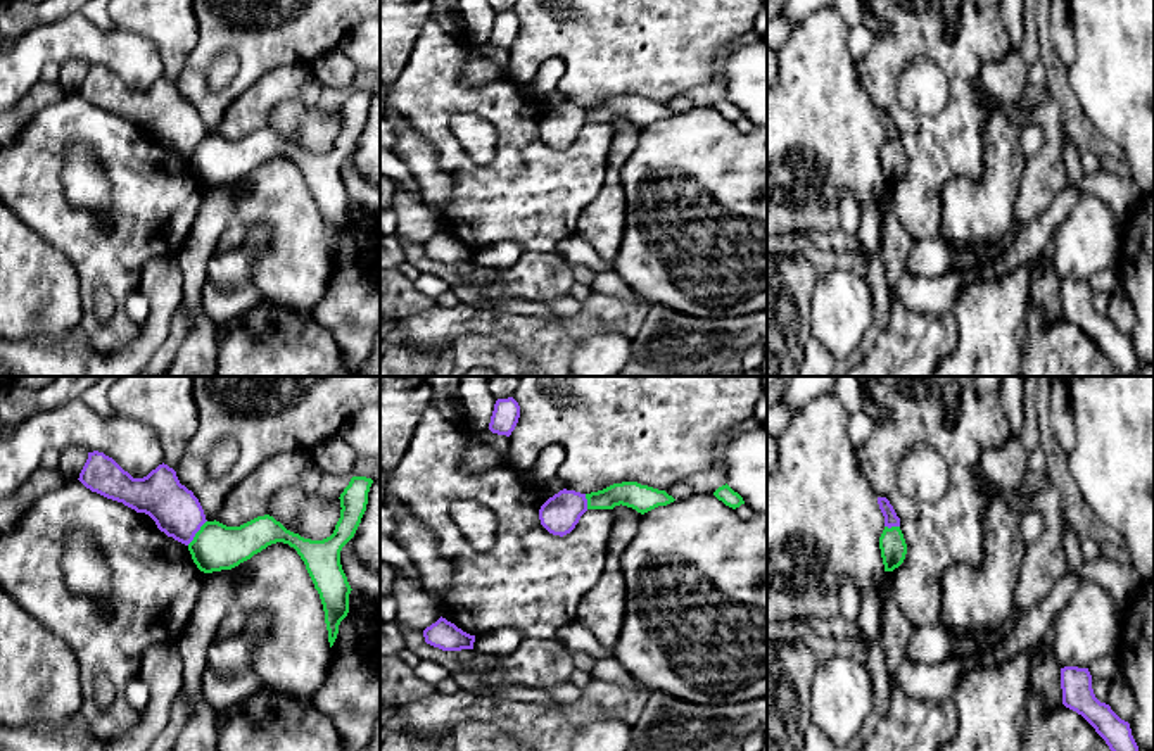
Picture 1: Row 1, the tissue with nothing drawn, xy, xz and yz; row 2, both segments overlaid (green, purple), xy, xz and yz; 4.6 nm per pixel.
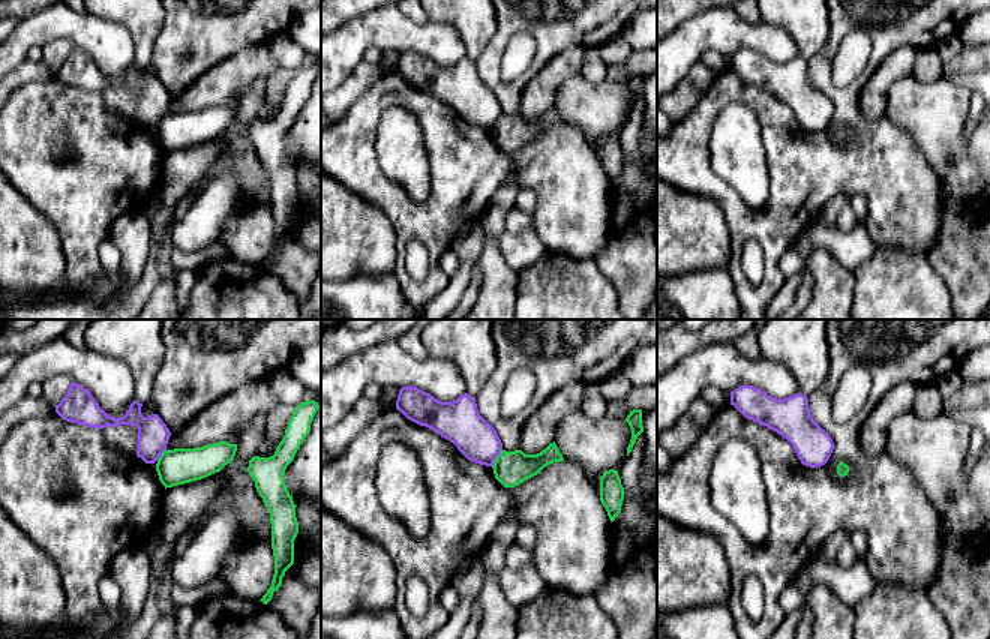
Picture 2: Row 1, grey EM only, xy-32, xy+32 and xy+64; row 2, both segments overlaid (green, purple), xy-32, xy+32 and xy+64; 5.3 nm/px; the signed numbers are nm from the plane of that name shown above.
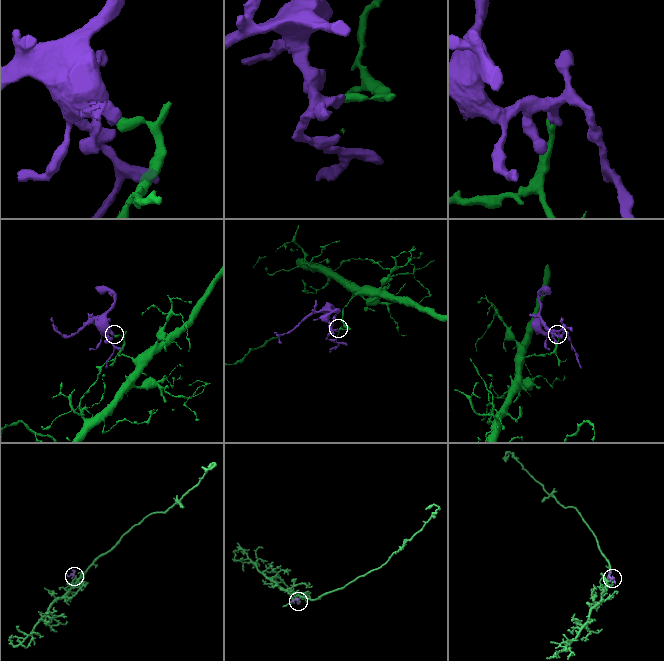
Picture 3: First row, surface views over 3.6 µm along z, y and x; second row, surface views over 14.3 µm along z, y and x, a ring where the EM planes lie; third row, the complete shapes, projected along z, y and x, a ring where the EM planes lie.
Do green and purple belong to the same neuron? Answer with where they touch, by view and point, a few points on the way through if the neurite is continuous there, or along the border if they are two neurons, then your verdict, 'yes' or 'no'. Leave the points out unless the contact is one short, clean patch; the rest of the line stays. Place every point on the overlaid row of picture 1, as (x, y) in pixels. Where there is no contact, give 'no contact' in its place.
xy (197, 532) | along xy (206, 520), (187, 544) | no

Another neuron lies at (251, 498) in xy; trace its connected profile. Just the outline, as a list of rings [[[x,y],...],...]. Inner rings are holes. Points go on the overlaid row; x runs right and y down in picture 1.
[[[287,451],[259,464],[225,499],[216,521],[240,527],[269,513],[275,495],[285,487],[302,487],[308,471],[314,468],[313,451]]]

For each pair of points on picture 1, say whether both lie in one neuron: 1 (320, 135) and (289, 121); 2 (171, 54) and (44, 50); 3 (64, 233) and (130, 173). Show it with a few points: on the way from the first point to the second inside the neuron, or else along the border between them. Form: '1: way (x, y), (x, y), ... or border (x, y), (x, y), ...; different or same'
1: way (313, 130), (296, 123); same
2: border (125, 31), (144, 35), (154, 44), (164, 75); different
3: way (92, 240), (111, 240), (130, 221), (130, 201); same

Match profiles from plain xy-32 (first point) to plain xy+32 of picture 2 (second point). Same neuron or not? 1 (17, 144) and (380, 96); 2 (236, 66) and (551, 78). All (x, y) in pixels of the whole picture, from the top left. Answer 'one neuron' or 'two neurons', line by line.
1: one neuron
2: one neuron

